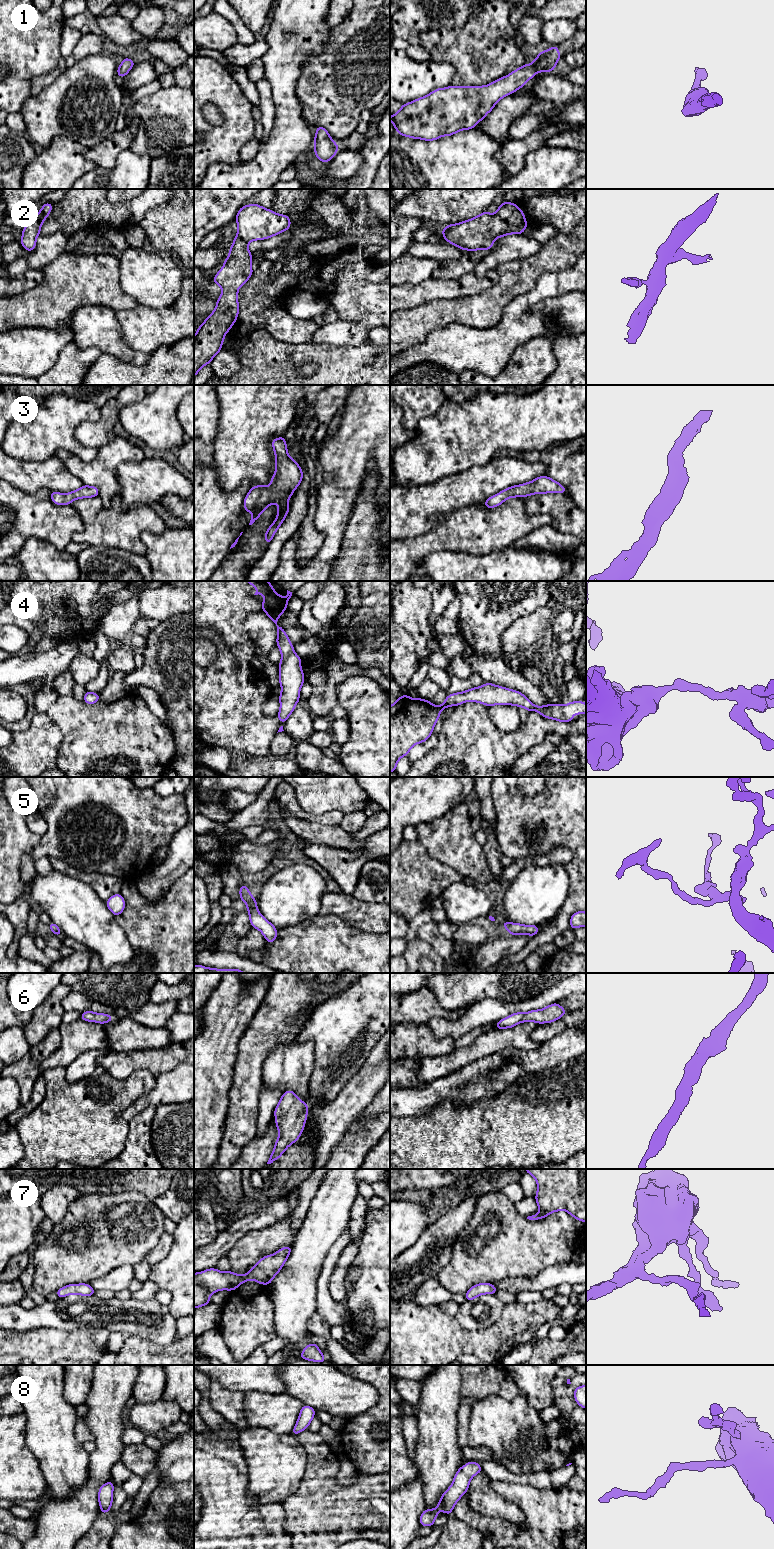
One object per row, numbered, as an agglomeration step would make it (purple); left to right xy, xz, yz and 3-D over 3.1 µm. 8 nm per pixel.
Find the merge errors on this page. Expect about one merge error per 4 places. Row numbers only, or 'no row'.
no row

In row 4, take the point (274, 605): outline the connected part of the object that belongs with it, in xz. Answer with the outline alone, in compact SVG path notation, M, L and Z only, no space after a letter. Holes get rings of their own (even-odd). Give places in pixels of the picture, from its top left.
M246 581L246 583L247 583L247 584L252 584L252 585L255 586L255 588L257 589L257 591L255 592L254 595L258 595L258 594L263 594L263 595L264 595L264 600L263 600L263 603L262 603L262 612L265 612L265 613L269 616L270 620L273 621L273 622L276 624L276 626L277 626L277 640L276 640L276 644L278 645L279 650L280 650L280 653L281 653L281 655L282 655L282 658L281 658L280 663L279 663L279 665L278 665L278 666L279 666L279 684L281 685L282 691L281 691L281 693L280 693L280 695L279 695L280 711L278 712L277 716L278 716L279 721L282 722L282 723L284 723L284 722L288 719L288 717L291 715L291 713L293 712L293 710L295 709L296 704L300 701L299 694L300 694L301 686L302 686L303 683L305 682L304 673L303 673L303 671L302 671L302 669L301 669L301 658L295 653L294 647L292 646L289 637L288 637L287 634L285 633L285 629L283 629L282 627L279 627L279 626L277 625L278 618L282 615L282 613L283 613L285 610L288 609L288 608L287 608L287 603L288 603L288 600L289 600L289 599L291 598L291 596L292 596L292 592L290 592L290 591L287 590L287 596L286 596L285 598L283 598L281 595L278 595L278 594L275 592L274 587L273 587L268 581Z

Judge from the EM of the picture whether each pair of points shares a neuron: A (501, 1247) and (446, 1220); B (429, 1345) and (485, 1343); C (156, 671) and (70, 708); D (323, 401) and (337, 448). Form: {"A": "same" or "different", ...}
{"A": "different", "B": "same", "C": "different", "D": "different"}

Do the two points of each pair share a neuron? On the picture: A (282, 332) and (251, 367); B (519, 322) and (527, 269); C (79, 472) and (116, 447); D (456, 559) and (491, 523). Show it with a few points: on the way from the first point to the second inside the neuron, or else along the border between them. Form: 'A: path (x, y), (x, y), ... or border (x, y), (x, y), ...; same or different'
A: border (254, 330), (266, 330), (278, 339), (299, 343); different
B: border (513, 298), (504, 307), (500, 319); different
C: path (88, 472), (91, 472), (107, 456); same
D: border (440, 551), (487, 553); different

